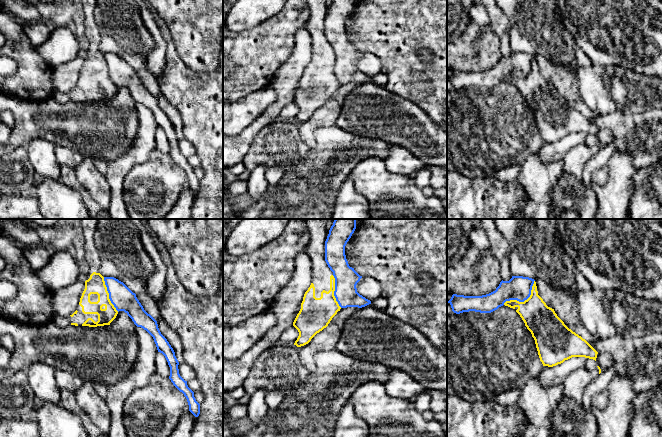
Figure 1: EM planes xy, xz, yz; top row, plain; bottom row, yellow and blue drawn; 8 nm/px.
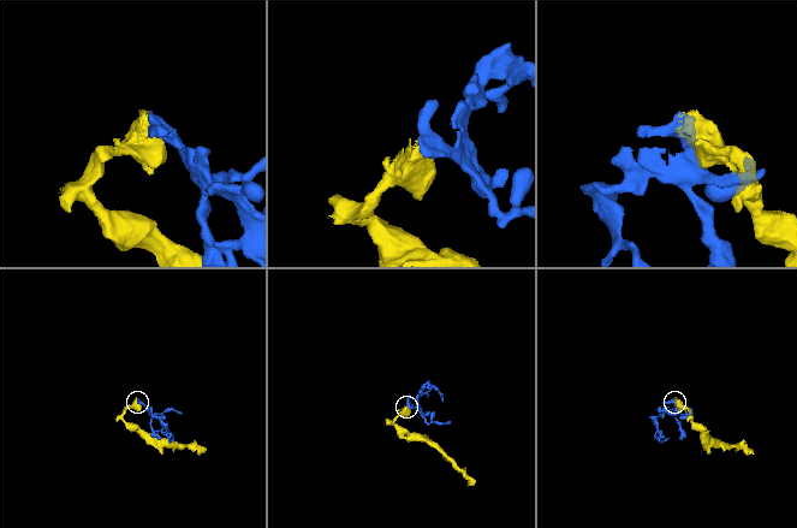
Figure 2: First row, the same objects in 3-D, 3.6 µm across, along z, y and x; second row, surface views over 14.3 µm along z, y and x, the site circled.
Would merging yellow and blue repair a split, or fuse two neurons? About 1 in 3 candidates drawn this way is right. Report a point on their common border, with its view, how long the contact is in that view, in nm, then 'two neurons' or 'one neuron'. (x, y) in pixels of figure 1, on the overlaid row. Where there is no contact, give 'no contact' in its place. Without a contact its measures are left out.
yz (525, 300) | 320 nm | two neurons

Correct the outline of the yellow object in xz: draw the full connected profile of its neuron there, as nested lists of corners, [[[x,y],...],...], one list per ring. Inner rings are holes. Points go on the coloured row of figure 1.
[[[323,219],[305,221],[309,231],[309,243],[304,253],[311,261],[312,283],[304,294],[301,309],[293,322],[299,332],[294,343],[297,347],[308,344],[317,333],[328,326],[341,309],[334,296],[335,278],[325,261],[327,224]]]

